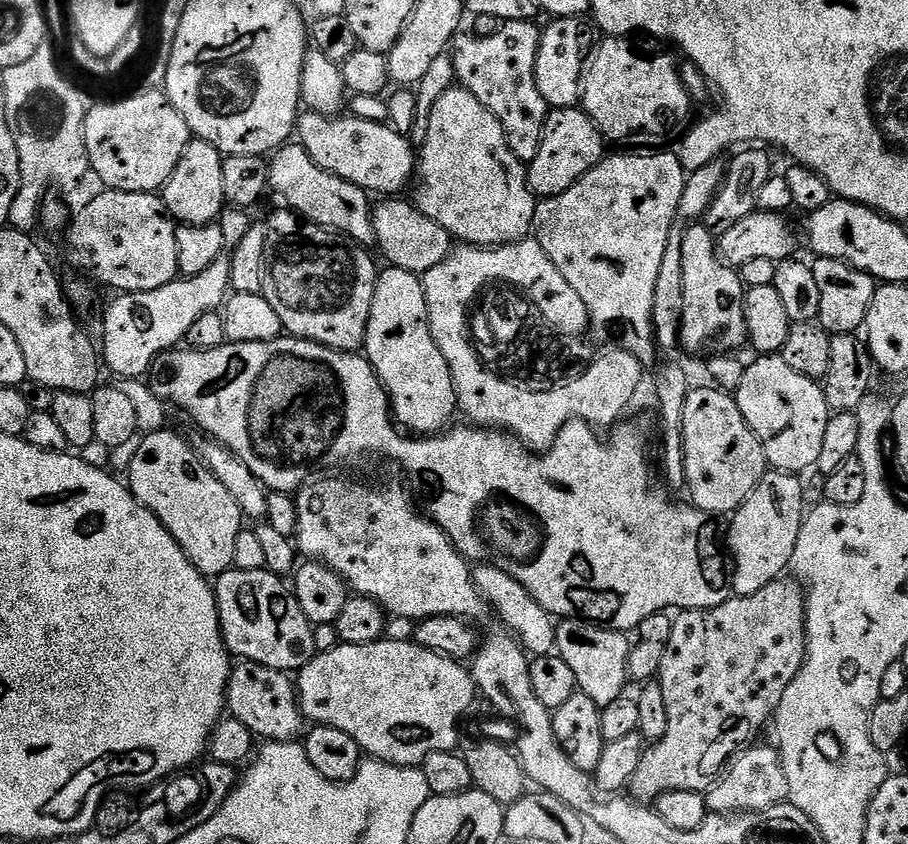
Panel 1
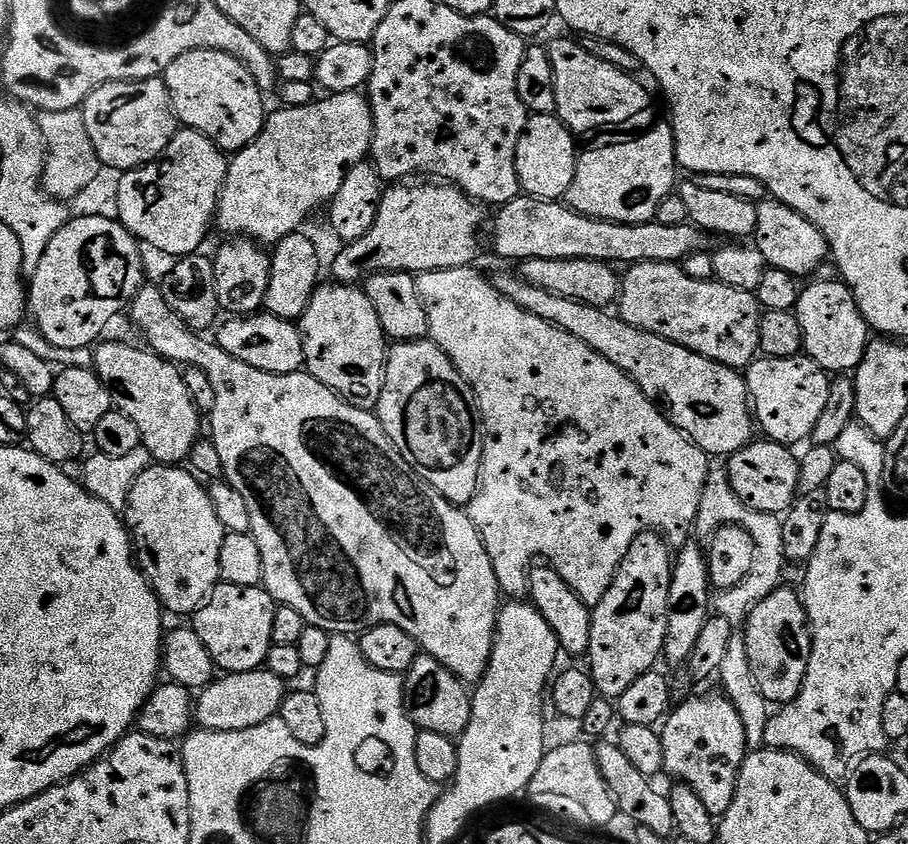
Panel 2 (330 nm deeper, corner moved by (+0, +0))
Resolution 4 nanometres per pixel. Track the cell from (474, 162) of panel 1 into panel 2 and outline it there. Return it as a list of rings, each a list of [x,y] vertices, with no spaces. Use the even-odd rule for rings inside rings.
[[[447,182],[397,183],[380,200],[374,226],[362,238],[341,247],[332,264],[331,279],[337,284],[356,286],[377,272],[419,274],[475,265],[483,211],[477,201]]]

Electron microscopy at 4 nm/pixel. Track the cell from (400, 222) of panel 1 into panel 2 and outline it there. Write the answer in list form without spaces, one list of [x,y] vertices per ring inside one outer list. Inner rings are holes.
[[[504,272],[500,277],[495,277],[494,283],[502,295],[510,298],[510,302],[522,306],[522,310],[558,326],[558,330],[566,330],[566,334],[574,334],[574,338],[578,338],[578,342],[586,342],[586,346],[590,346],[590,350],[594,350],[598,354],[602,354],[602,358],[614,362],[614,366],[618,366],[618,370],[626,373],[640,387],[642,394],[646,394],[646,398],[652,400],[653,404],[667,416],[668,421],[679,432],[683,432],[688,439],[694,441],[703,452],[708,453],[709,457],[730,457],[747,444],[753,443],[754,412],[750,407],[748,382],[737,369],[722,366],[710,358],[702,358],[702,354],[694,354],[690,350],[686,350],[686,346],[678,346],[678,342],[670,342],[658,334],[638,330],[638,326],[630,326],[619,314],[550,294],[548,290],[542,290],[538,286],[526,282],[518,274],[512,273],[511,276],[510,273]]]

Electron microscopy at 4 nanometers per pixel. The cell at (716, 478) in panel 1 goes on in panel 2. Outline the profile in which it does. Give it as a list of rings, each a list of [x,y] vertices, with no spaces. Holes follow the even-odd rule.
[[[757,439],[727,457],[730,484],[738,498],[755,511],[783,514],[791,508],[800,492],[800,462],[789,445]]]

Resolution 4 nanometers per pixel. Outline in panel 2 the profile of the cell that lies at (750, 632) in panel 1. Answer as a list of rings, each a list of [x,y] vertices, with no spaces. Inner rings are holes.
[[[724,694],[692,696],[685,704],[679,704],[677,703],[669,711],[659,729],[662,754],[664,755],[664,772],[672,775],[673,781],[690,786],[690,790],[694,790],[694,794],[698,794],[698,798],[702,798],[706,810],[710,810],[712,816],[722,818],[734,802],[740,771],[749,754],[746,730],[743,729],[738,710]]]

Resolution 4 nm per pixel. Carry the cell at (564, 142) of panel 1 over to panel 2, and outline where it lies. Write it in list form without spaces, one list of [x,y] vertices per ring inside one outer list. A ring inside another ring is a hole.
[[[533,115],[518,142],[516,169],[521,189],[534,200],[563,201],[568,195],[570,182],[574,182],[576,173],[578,155],[576,140],[577,137],[560,121],[559,116]]]

